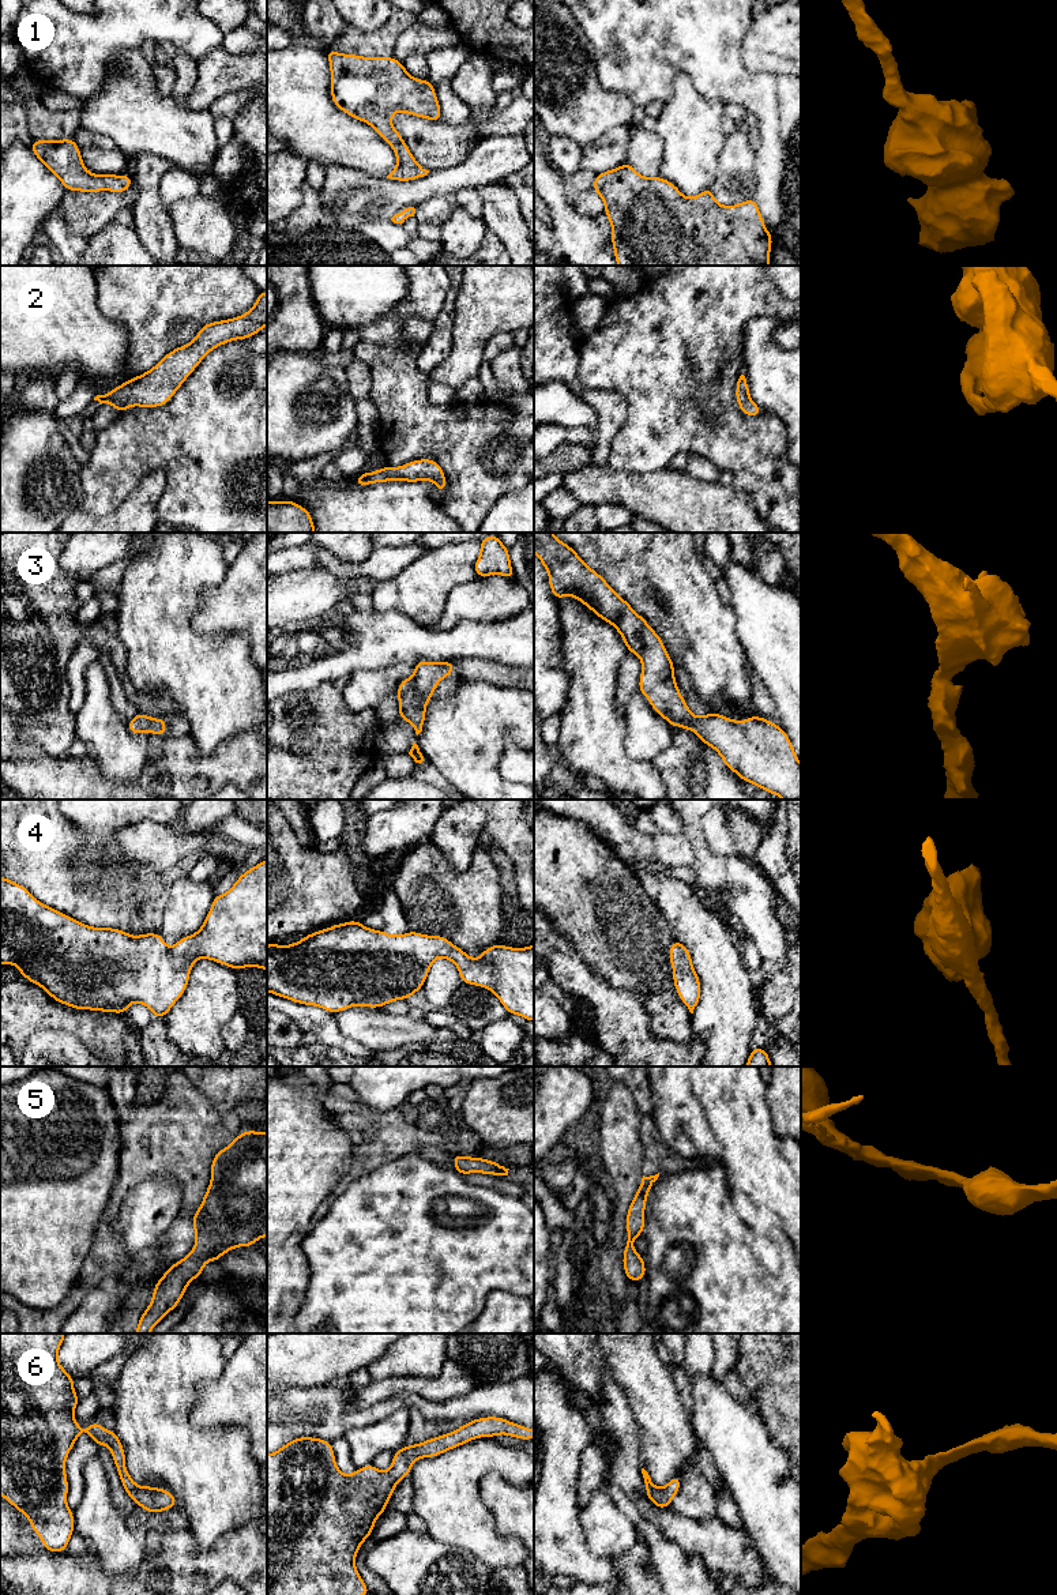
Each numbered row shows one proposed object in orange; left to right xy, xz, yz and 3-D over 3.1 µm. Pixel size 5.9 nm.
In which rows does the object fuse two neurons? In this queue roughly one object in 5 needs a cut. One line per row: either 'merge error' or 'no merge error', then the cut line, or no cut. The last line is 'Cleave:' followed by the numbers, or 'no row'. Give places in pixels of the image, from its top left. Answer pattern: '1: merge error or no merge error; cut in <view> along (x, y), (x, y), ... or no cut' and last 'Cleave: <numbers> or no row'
1: no merge error; no cut
2: no merge error; no cut
3: no merge error; no cut
4: no merge error; no cut
5: no merge error; no cut
6: no merge error; no cut
Cleave: no row

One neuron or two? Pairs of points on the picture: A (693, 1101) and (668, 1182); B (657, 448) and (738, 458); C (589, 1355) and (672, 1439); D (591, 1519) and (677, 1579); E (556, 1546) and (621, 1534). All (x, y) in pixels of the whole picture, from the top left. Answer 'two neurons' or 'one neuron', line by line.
A: two neurons
B: one neuron
C: one neuron
D: two neurons
E: two neurons

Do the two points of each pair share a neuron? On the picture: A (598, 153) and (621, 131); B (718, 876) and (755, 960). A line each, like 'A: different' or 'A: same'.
A: same
B: different

